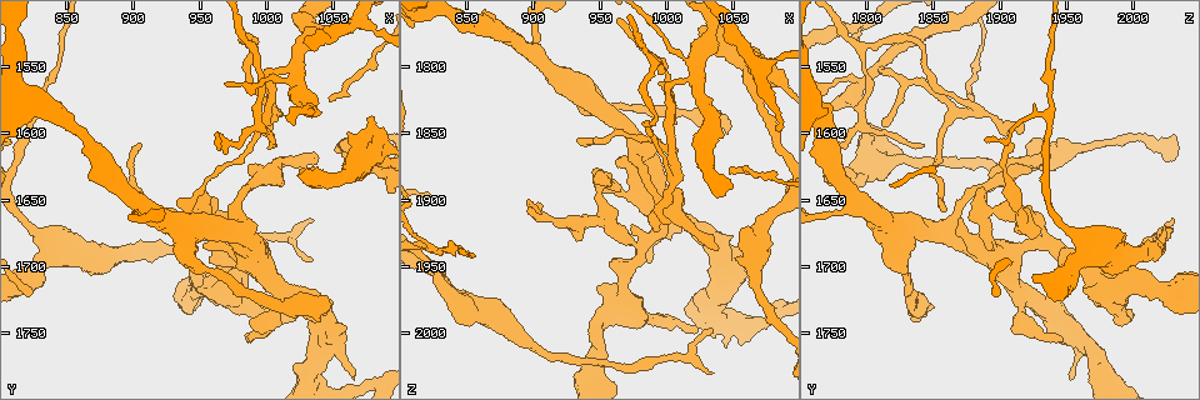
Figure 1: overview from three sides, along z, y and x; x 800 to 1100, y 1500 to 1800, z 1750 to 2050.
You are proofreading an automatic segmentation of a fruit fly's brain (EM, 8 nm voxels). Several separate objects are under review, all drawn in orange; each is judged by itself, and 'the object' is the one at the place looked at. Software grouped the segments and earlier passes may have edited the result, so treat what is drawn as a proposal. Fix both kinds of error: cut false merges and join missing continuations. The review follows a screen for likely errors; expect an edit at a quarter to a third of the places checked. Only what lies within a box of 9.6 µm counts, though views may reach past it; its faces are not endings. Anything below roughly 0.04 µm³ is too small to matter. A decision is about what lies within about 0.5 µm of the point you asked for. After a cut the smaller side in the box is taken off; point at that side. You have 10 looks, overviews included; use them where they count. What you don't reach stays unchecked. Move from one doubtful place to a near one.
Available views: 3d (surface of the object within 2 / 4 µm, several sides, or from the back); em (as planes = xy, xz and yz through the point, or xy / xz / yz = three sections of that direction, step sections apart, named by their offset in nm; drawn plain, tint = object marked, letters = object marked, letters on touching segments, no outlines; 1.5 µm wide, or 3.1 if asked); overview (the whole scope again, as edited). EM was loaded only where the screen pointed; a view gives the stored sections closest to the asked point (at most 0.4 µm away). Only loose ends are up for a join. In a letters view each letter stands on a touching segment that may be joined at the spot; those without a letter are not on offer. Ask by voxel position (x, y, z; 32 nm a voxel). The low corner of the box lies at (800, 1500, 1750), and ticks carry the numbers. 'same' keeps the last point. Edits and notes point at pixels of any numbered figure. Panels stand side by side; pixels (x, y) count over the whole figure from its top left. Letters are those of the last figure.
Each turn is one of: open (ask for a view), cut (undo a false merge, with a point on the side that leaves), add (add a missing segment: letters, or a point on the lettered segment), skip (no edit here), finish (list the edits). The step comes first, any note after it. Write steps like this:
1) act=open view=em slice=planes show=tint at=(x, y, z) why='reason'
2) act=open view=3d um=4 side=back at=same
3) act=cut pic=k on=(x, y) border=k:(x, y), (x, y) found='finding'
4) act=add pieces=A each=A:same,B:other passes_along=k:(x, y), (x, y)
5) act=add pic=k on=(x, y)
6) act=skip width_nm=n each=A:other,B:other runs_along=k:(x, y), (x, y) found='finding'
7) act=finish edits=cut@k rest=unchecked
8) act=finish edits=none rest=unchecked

act=open view=3d um=2 side=back at=(1004, 1596, 1916) why='branch stops here'

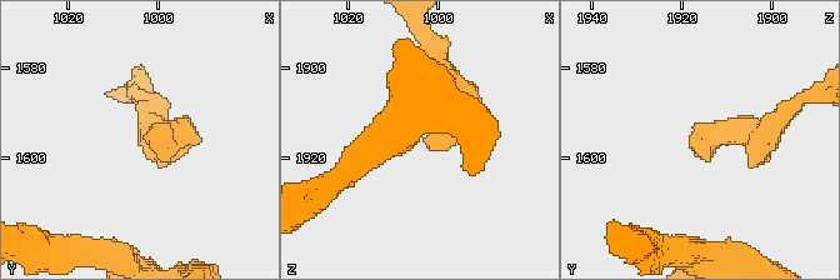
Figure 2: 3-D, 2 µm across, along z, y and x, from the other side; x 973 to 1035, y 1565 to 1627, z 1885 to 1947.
act=open view=em slice=planes show=letters at=(1003, 1595, 1916) why='need the tissue'

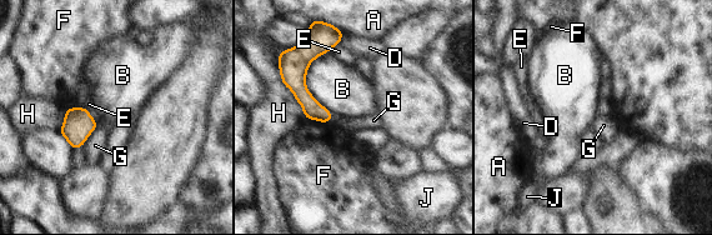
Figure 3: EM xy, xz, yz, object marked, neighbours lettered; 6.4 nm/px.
act=skip each=A:other,B:other,D:other,E:other,F:other,G:other,H:other,J:other border=3:(326, 51), (306, 88), (331, 113) found='none of them fits'

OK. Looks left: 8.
act=open view=em slice=planes show=plain at=(988, 1754, 1948) why='branch stops here'

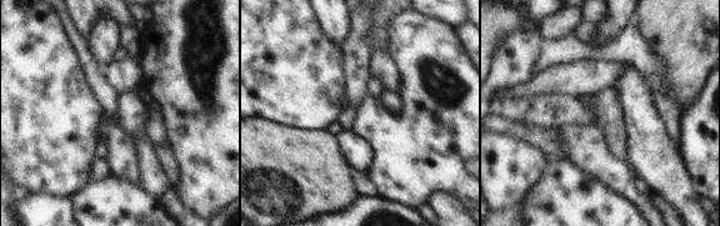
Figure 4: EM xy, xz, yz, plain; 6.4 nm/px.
act=open view=em slice=planes show=letters at=same why='see the neighbours'

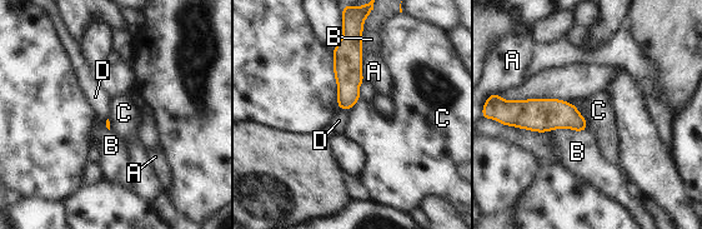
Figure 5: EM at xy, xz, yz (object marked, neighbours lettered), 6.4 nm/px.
act=skip each=A:other,B:other,C:other,D:other border=5:(573, 104), (585, 119), (586, 129) found='no lettered segment goes on from it'

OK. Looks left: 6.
act=open view=em slice=planes show=plain at=(1066, 1784, 1954) why='tapers out'

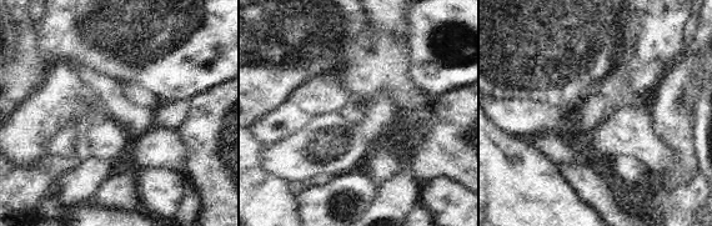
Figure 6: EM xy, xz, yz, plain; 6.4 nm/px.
act=open view=em slice=planes show=letters at=same

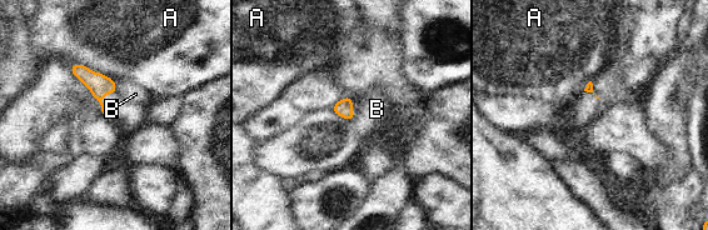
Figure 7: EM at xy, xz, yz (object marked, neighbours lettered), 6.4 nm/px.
act=skip each=A:other,B:other border=7:(69, 66), (85, 64), (115, 83) found='no lettered segment goes on from it'

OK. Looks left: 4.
act=open view=3d um=4 at=(982, 1532, 1812) why='closes a loop'

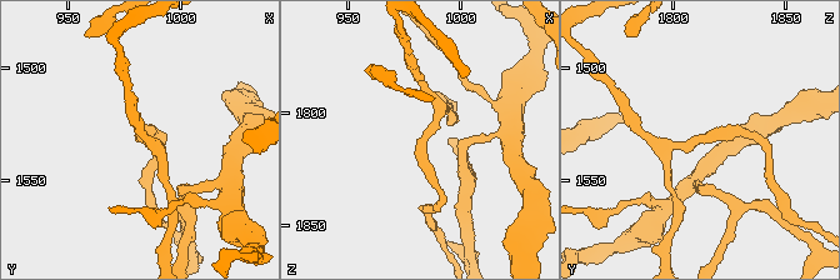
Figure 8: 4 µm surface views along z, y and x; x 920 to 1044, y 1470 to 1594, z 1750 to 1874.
act=open view=em slice=planes show=letters at=(982, 1531, 1813) why='shape alone is not enough'

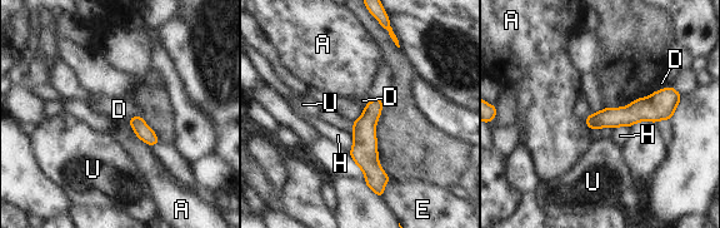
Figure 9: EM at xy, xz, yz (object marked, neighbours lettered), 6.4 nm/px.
act=skip each=A:other,D:other,E:other,H:other,U:other runs_along=9:(678, 95), (625, 117), (589, 122) found='one neuron here'

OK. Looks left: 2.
act=finish edits=none rest=unchecked

